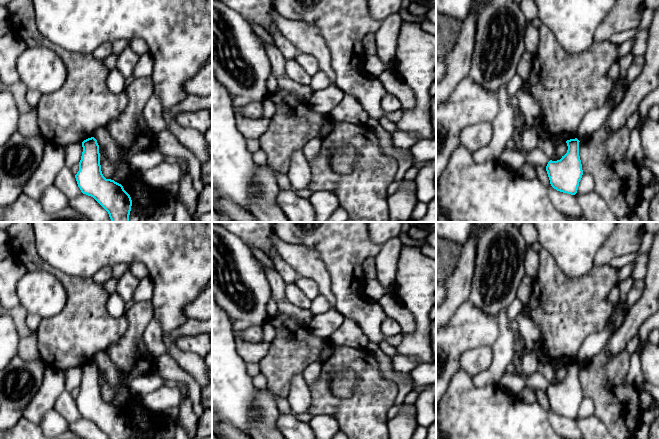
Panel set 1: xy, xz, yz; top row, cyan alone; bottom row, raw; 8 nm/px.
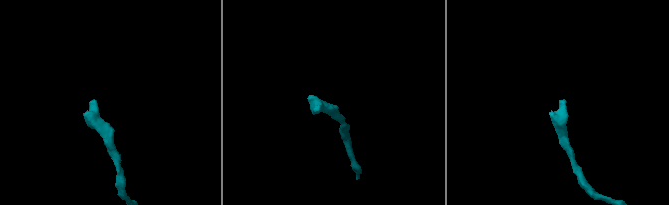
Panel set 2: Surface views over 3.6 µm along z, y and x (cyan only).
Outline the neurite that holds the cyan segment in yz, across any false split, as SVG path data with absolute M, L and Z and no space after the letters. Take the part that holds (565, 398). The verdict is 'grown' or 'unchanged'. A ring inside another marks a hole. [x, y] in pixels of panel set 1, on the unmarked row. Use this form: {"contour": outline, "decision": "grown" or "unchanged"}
{"contour": "M577 362L567 364L567 377L560 384L550 384L546 390L550 408L557 415L571 419L577 417L583 399L579 366Z", "decision": "unchanged"}

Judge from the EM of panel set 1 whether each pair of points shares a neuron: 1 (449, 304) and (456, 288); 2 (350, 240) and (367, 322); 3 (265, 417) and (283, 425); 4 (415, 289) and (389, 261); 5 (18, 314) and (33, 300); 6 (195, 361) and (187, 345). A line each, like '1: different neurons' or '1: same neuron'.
1: same neuron
2: same neuron
3: different neurons
4: different neurons
5: different neurons
6: different neurons

